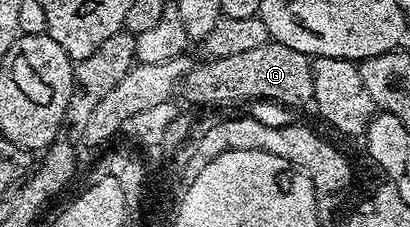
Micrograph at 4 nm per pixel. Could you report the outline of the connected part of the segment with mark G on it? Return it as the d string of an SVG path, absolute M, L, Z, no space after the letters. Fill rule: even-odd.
M268 41L266 45L256 47L250 51L245 51L238 55L225 55L224 57L212 57L204 60L204 65L188 68L186 77L181 82L181 97L187 101L192 101L195 105L231 105L234 101L276 101L279 105L288 105L291 109L303 109L306 105L310 106L315 99L315 86L317 84L315 79L315 70L313 68L312 58L307 57L301 51L293 51L293 47L285 47L280 41Z

